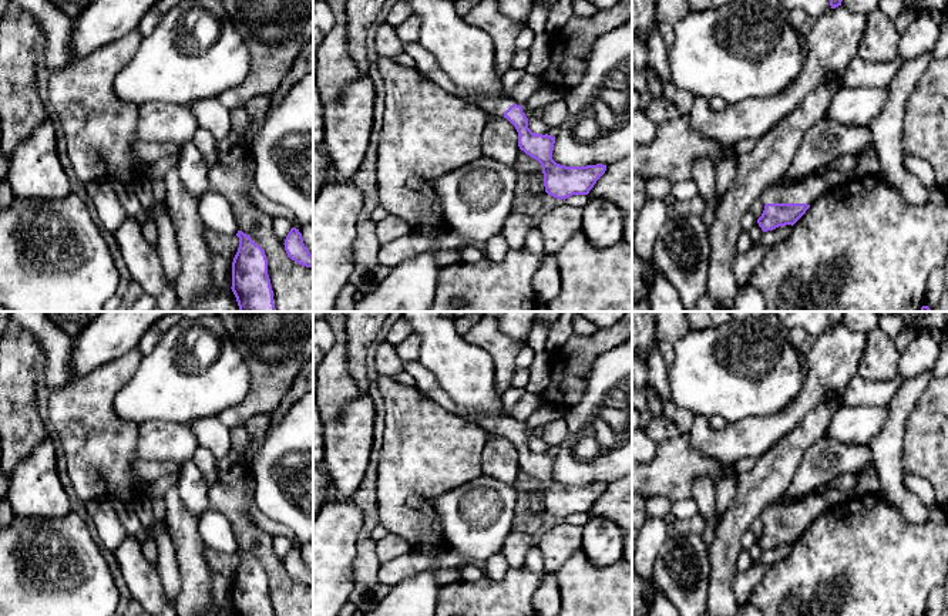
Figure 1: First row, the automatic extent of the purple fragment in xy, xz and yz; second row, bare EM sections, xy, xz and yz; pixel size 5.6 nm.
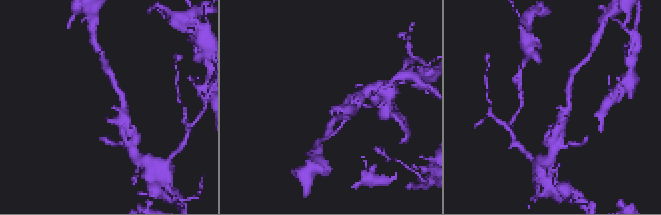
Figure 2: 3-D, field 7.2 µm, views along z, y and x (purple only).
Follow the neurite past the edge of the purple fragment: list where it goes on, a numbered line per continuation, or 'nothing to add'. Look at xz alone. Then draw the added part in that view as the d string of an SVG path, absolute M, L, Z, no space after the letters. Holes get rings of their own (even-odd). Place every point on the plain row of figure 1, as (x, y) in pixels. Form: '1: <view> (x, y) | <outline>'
1: xz (424, 379) | M418 360L403 361L403 371L409 373L416 386L426 393L431 400L450 410L451 413L477 424L487 434L504 435L504 431L512 424L521 424L522 431L530 437L530 430L525 423L520 423L508 415L497 415L493 413L474 413L458 407L448 393L440 386L436 376L427 370Z

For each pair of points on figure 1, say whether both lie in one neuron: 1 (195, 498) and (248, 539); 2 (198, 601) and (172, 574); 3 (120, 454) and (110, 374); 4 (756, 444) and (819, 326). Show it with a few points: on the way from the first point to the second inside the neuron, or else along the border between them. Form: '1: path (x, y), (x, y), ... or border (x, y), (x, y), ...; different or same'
1: path (211, 498), (217, 498), (241, 524); same
2: border (174, 548), (180, 575), (180, 593), (175, 601); different
3: path (104, 434), (104, 394); same
4: border (833, 327), (817, 336); different

